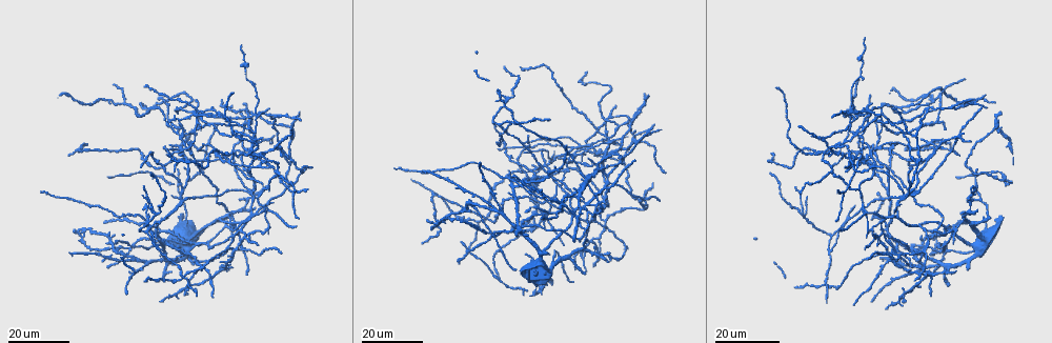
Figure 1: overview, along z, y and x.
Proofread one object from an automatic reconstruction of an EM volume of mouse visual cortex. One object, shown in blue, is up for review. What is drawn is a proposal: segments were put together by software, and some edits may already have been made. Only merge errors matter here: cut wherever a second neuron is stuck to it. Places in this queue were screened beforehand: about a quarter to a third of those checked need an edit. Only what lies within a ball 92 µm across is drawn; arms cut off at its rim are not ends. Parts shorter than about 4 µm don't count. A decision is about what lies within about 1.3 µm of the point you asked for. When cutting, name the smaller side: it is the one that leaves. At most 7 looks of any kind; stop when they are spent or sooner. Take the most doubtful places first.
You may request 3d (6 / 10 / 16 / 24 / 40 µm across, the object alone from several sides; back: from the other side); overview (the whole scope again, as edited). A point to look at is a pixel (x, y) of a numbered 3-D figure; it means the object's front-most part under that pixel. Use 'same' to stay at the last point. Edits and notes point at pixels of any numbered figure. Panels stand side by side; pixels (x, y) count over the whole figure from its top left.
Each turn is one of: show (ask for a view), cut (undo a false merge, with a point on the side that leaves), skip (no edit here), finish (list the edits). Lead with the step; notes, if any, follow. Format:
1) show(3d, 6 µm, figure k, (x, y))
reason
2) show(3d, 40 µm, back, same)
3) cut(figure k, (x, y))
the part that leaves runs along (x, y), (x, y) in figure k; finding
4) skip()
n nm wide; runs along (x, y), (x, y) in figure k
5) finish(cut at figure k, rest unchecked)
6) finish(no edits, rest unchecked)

show(3d, 16 µm, figure 1, (862, 210))

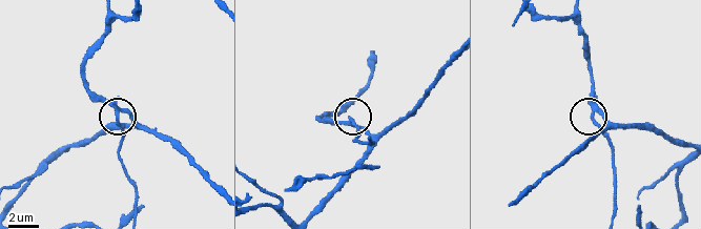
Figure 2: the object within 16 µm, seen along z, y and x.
show(3d, 10 µm, figure 2, (118, 113))
zoom in

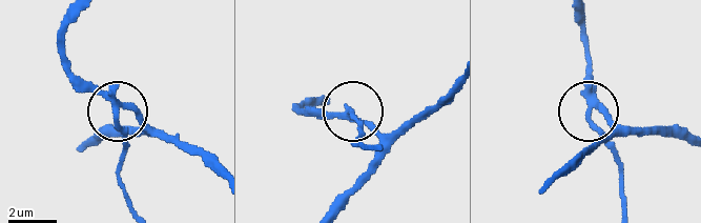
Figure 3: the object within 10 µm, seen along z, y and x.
cut(figure 3, (124, 151))
side arm 9 µm; 3 arms; two neurons meet here

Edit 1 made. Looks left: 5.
show(3d, 16 µm, figure 1, (487, 228))
three arms meet

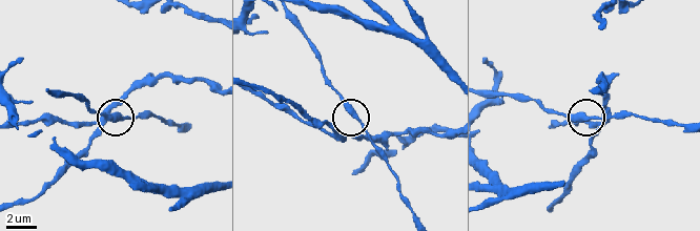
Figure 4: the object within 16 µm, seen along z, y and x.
show(3d, 10 µm, figure 4, (592, 119))

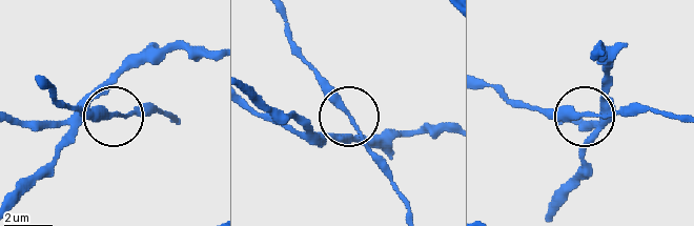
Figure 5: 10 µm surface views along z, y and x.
skip()
160 nm wide; runs along (208, 50), (147, 53), (105, 93), (111, 117), (72, 110) in figure 5; all the same neuron

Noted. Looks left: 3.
show(3d, 16 µm, figure 1, (929, 142))
looks like a crossing

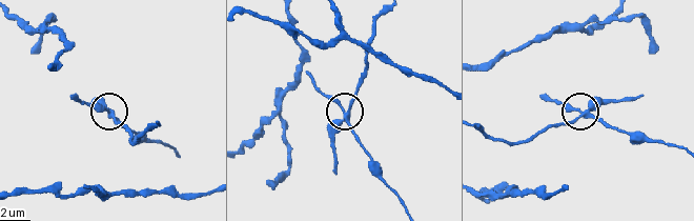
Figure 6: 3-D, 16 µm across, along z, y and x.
show(3d, 6 µm, figure 6, (346, 122))

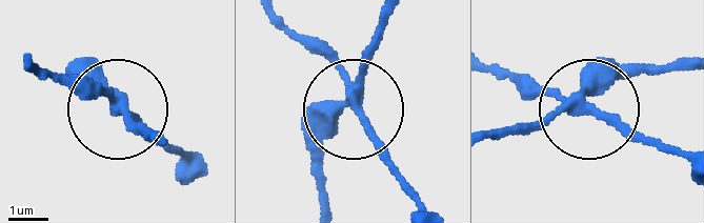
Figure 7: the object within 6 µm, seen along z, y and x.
cut(figure 7, (80, 79))
300 nm wide; the part that leaves runs along (118, 101), (185, 158) in figure 7; a second neuron is stuck on

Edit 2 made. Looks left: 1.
finish(cut at figure 3, cut at figure 7, rest unchecked)

